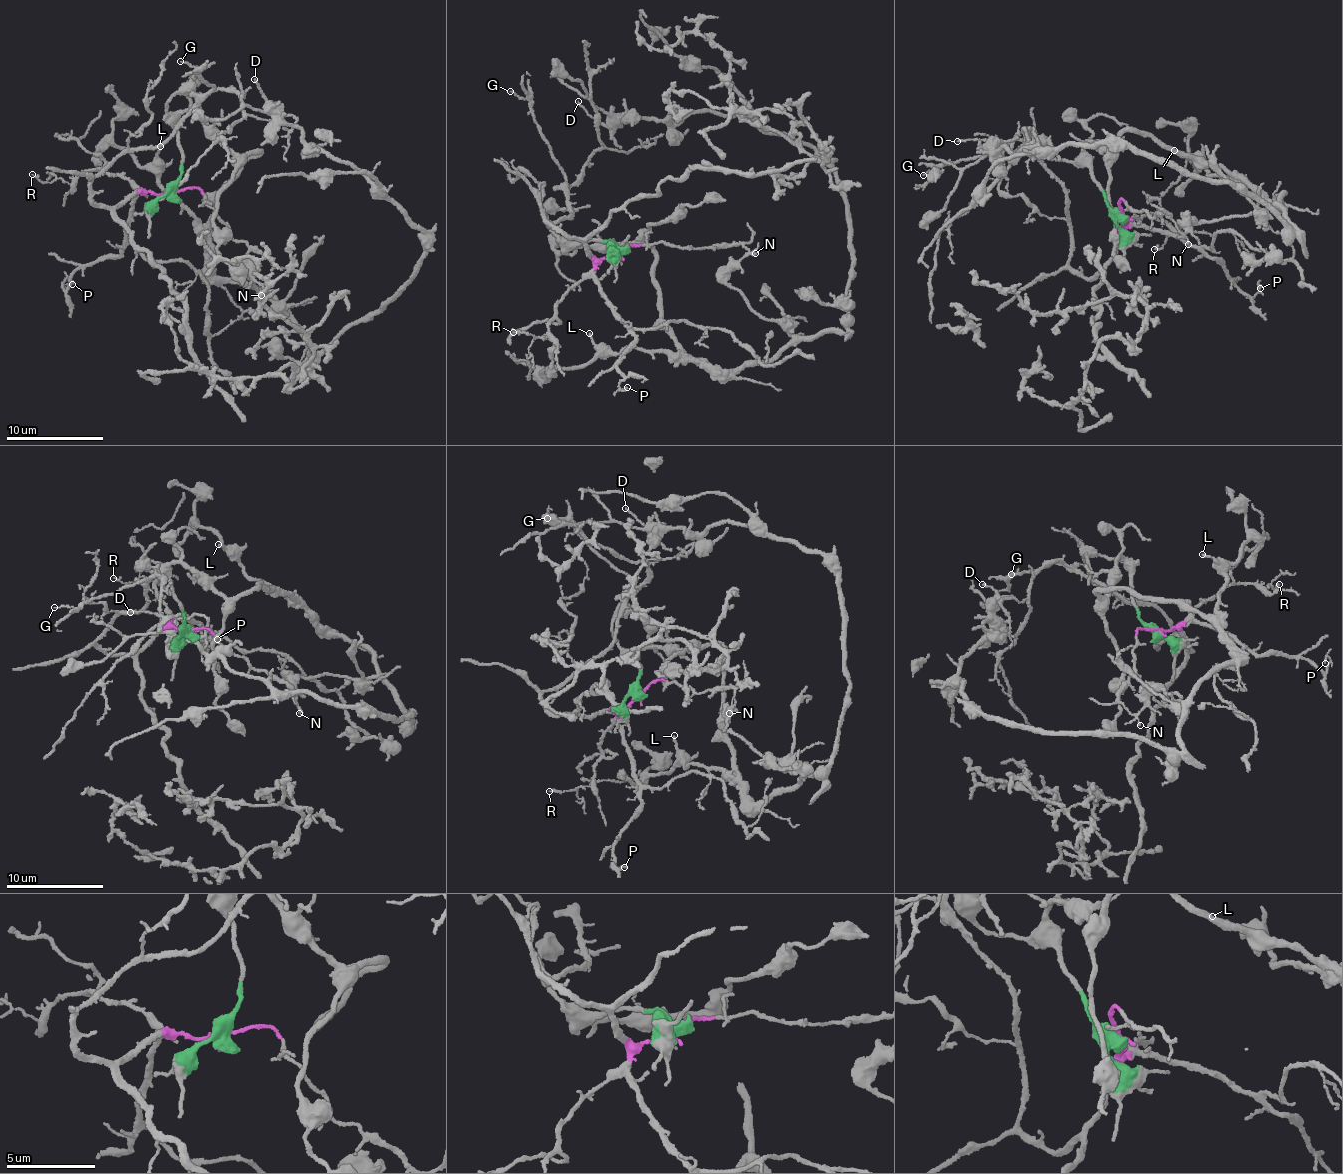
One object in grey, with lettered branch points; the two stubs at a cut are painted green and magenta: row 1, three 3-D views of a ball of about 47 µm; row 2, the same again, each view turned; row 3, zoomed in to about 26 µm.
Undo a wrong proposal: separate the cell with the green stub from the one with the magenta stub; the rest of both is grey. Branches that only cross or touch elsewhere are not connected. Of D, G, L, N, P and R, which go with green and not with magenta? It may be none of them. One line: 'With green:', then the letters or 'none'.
With green: D, L

